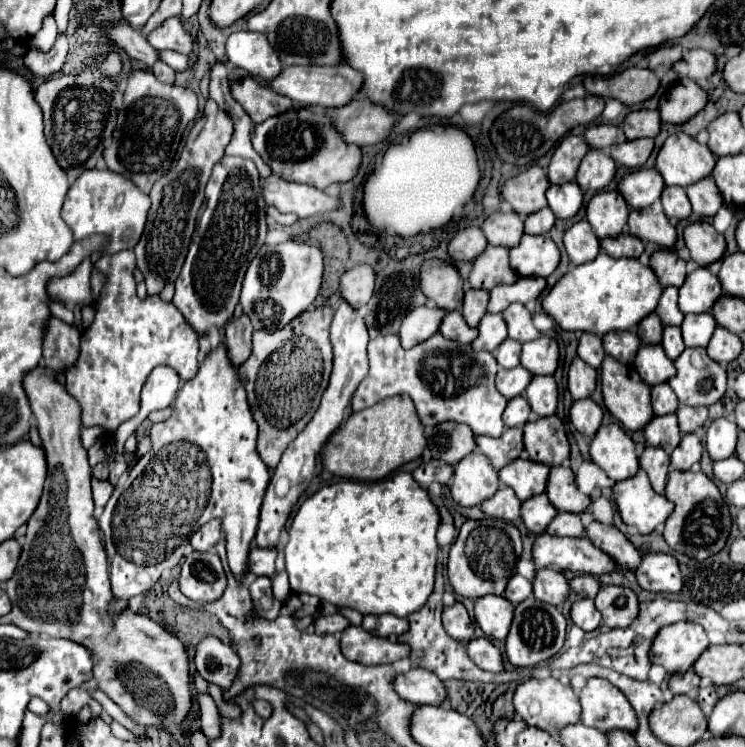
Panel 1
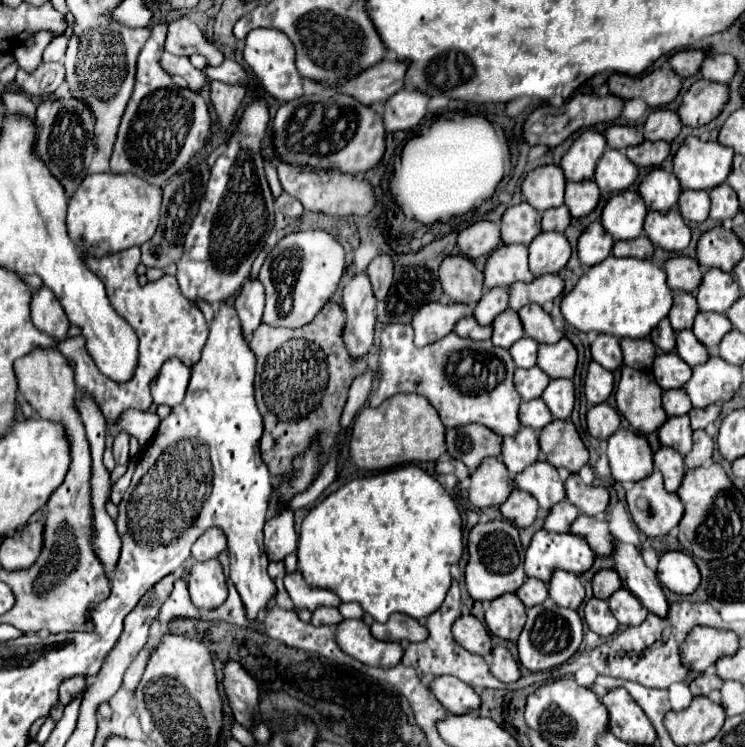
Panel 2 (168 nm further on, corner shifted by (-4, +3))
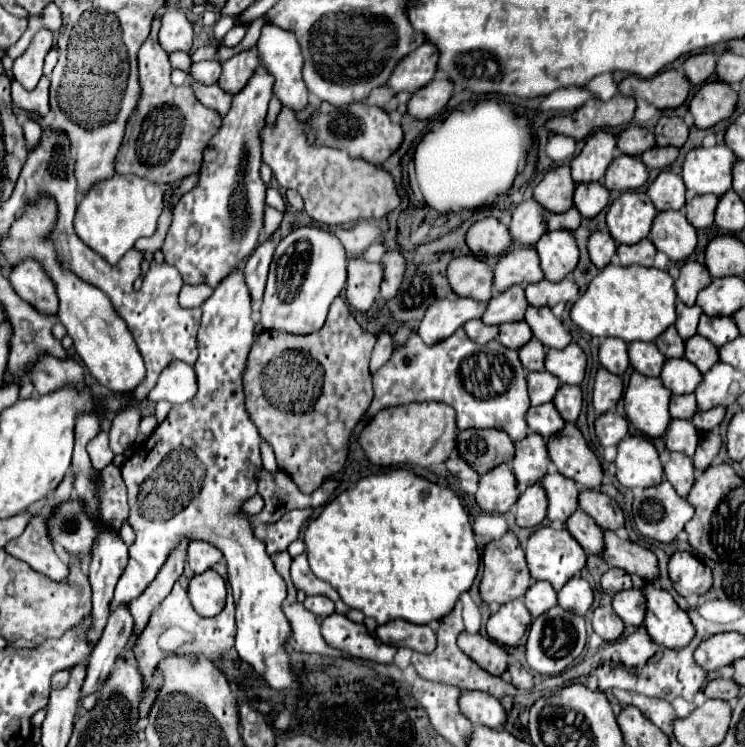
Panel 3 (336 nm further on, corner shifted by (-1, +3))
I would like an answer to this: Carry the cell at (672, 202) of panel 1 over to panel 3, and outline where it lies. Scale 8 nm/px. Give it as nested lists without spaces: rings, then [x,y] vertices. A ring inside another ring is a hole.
[[[694,196],[686,202],[684,214],[688,222],[692,222],[694,228],[708,228],[714,224],[714,212],[716,212],[716,196]]]

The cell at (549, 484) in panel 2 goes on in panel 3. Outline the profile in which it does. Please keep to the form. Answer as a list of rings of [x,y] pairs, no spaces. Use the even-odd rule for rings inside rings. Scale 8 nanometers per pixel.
[[[552,472],[542,478],[542,486],[548,494],[548,520],[566,524],[568,516],[578,510],[578,484],[558,472]]]

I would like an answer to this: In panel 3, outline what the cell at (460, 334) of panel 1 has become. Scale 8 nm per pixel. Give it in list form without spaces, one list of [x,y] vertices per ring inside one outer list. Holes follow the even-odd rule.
[[[468,320],[464,324],[464,330],[470,340],[476,344],[486,344],[488,340],[494,340],[498,336],[498,326],[488,326],[482,320]]]

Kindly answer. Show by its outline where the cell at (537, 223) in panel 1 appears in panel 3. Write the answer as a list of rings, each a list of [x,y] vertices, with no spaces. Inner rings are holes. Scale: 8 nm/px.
[[[570,208],[564,214],[550,214],[548,216],[548,230],[570,230],[574,232],[580,226],[580,212],[576,208]]]

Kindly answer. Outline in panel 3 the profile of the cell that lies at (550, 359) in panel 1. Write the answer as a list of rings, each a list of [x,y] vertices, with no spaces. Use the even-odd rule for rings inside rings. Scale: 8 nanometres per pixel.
[[[576,342],[564,350],[548,350],[546,370],[552,372],[562,384],[580,384],[586,374],[586,354]]]

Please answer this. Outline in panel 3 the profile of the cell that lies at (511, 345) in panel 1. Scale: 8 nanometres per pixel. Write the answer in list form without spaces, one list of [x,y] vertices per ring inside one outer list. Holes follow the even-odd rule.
[[[532,338],[528,344],[524,344],[524,348],[520,348],[520,360],[524,364],[526,370],[530,372],[538,372],[544,368],[544,356],[546,356],[546,348],[544,344],[540,344],[536,338]]]

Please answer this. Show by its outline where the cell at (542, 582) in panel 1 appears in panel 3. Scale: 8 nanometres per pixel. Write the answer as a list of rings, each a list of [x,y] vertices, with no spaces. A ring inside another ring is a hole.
[[[580,574],[568,580],[566,586],[558,592],[558,604],[568,612],[576,612],[578,616],[584,616],[592,606],[592,602],[594,602],[594,592]]]

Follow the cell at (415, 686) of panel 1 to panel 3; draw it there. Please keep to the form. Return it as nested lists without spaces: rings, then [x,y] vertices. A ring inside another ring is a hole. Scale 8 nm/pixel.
[[[470,690],[462,692],[460,710],[476,726],[486,726],[492,730],[506,726],[504,706],[500,704],[498,698],[488,696],[486,692],[470,692]]]

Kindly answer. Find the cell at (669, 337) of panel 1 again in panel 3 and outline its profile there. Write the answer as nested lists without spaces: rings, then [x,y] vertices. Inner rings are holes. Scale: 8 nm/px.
[[[696,334],[690,340],[686,340],[686,354],[684,354],[702,374],[708,372],[720,358],[718,348],[704,336]]]

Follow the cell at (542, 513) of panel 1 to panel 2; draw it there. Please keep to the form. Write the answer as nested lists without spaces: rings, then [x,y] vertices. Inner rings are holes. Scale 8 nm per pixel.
[[[561,500],[559,504],[555,504],[555,508],[547,510],[543,530],[547,530],[547,532],[569,532],[569,524],[571,524],[571,520],[577,518],[577,514],[579,514],[579,510],[569,500]]]

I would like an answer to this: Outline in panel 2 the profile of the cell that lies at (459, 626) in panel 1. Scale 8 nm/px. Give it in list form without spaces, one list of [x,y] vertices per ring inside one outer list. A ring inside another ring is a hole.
[[[463,614],[453,622],[453,636],[469,652],[481,656],[491,652],[491,636],[473,614]]]

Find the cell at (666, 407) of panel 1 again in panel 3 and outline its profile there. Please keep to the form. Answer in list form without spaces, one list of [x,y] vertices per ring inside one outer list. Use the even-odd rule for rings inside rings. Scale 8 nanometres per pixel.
[[[694,394],[672,396],[672,402],[670,402],[670,414],[672,414],[672,418],[690,420],[696,414],[696,410],[698,410],[698,406],[696,406]]]

